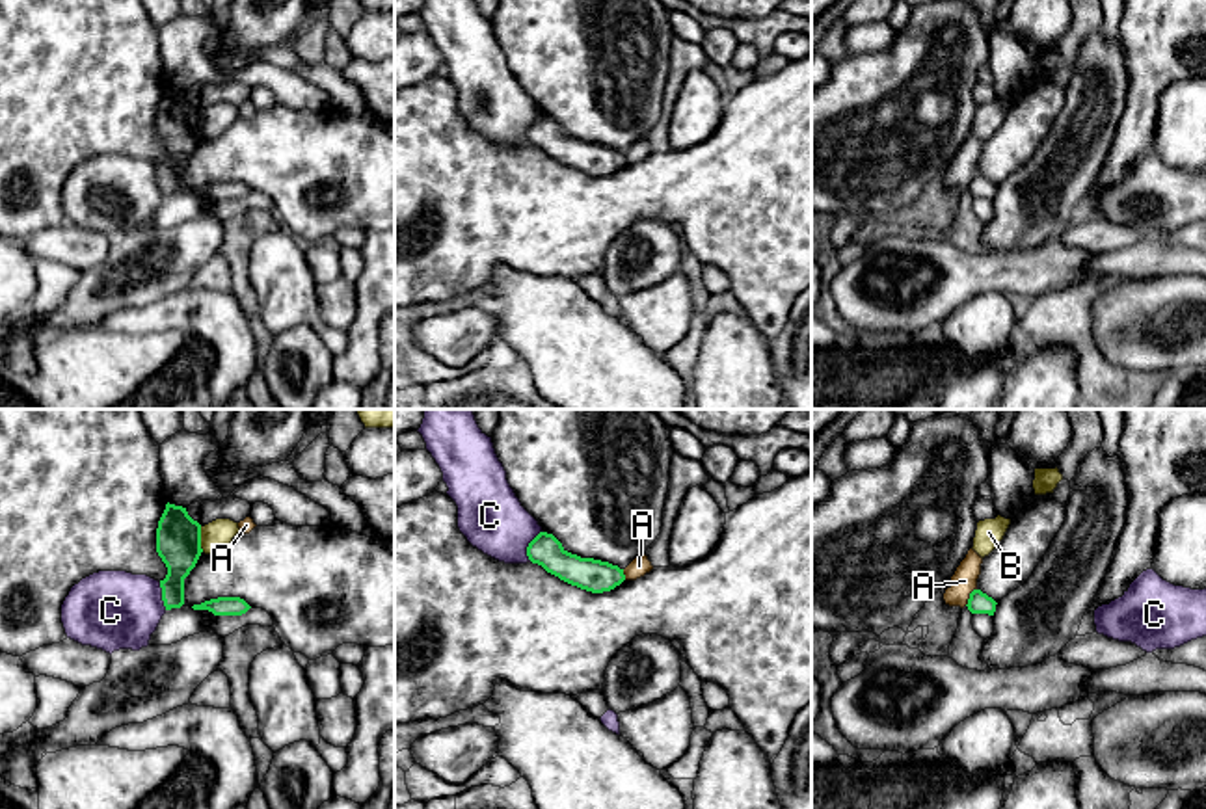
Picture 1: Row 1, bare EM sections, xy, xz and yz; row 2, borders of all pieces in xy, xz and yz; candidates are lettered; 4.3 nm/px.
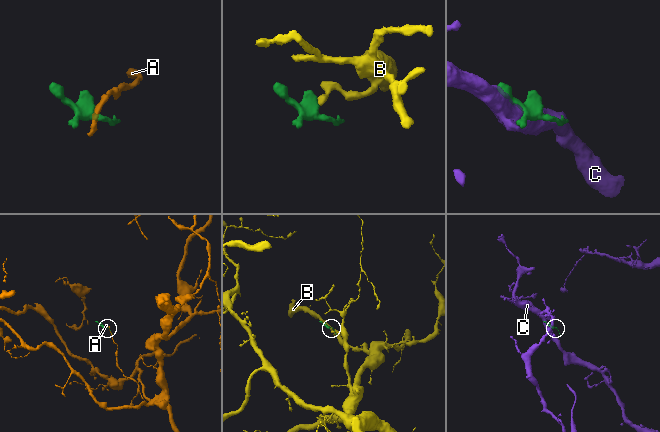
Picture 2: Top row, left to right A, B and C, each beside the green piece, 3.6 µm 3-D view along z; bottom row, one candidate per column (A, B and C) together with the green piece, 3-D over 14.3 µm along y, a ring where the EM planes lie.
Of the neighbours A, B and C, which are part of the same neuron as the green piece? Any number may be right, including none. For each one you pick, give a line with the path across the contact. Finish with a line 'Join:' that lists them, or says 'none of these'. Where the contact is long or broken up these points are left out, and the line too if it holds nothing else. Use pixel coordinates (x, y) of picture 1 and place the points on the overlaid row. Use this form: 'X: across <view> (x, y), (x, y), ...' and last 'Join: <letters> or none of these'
Join: none of these

